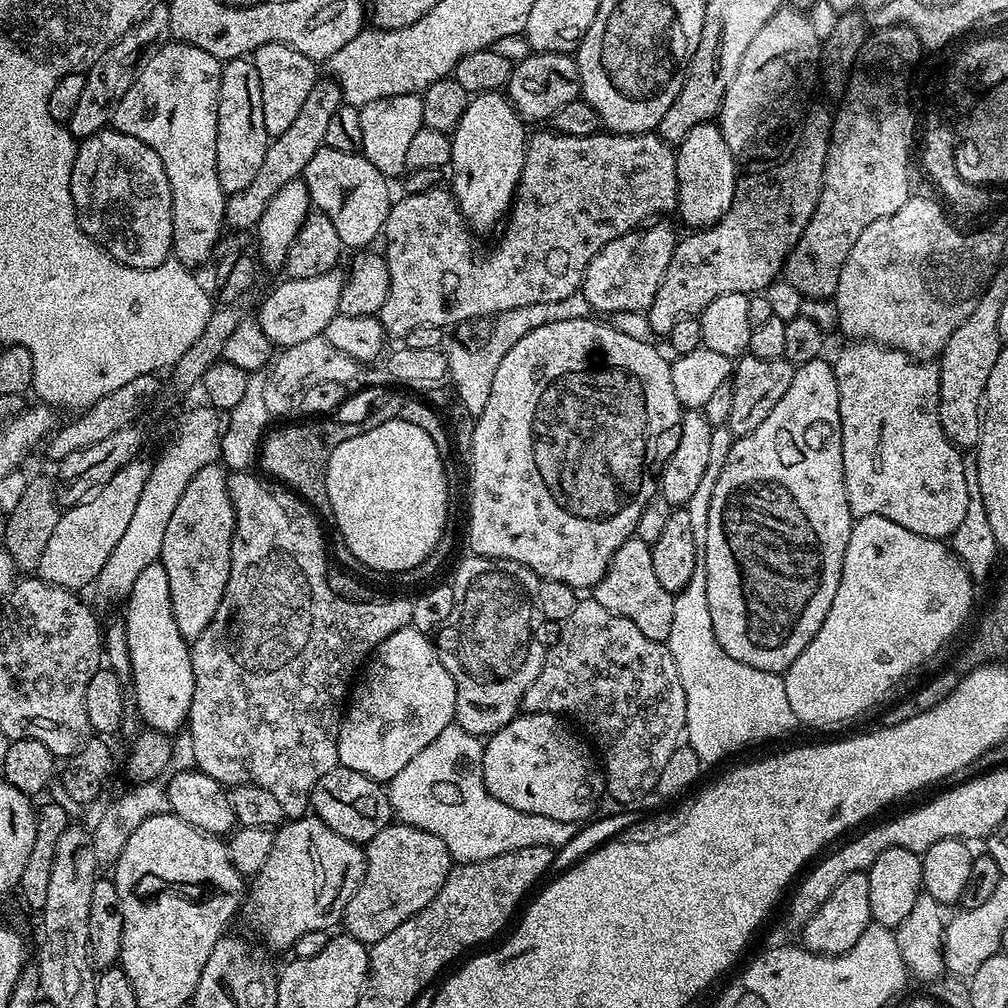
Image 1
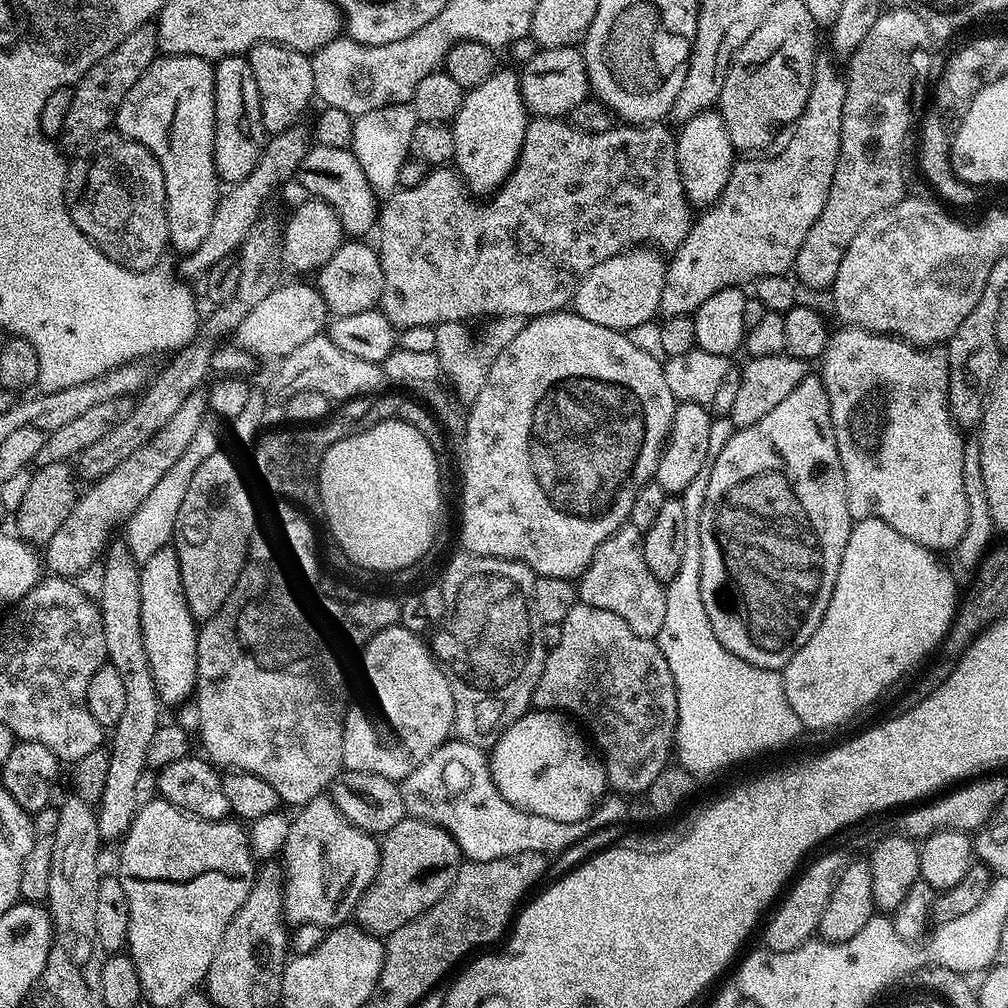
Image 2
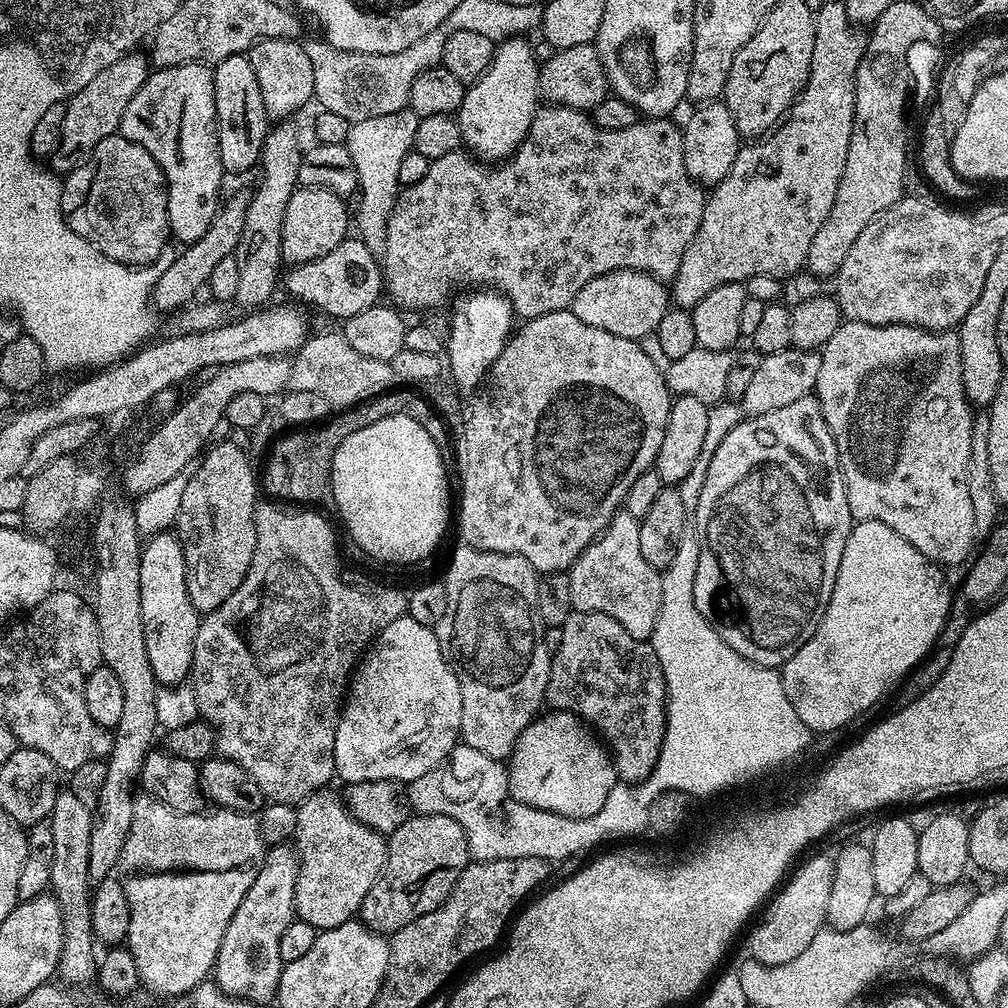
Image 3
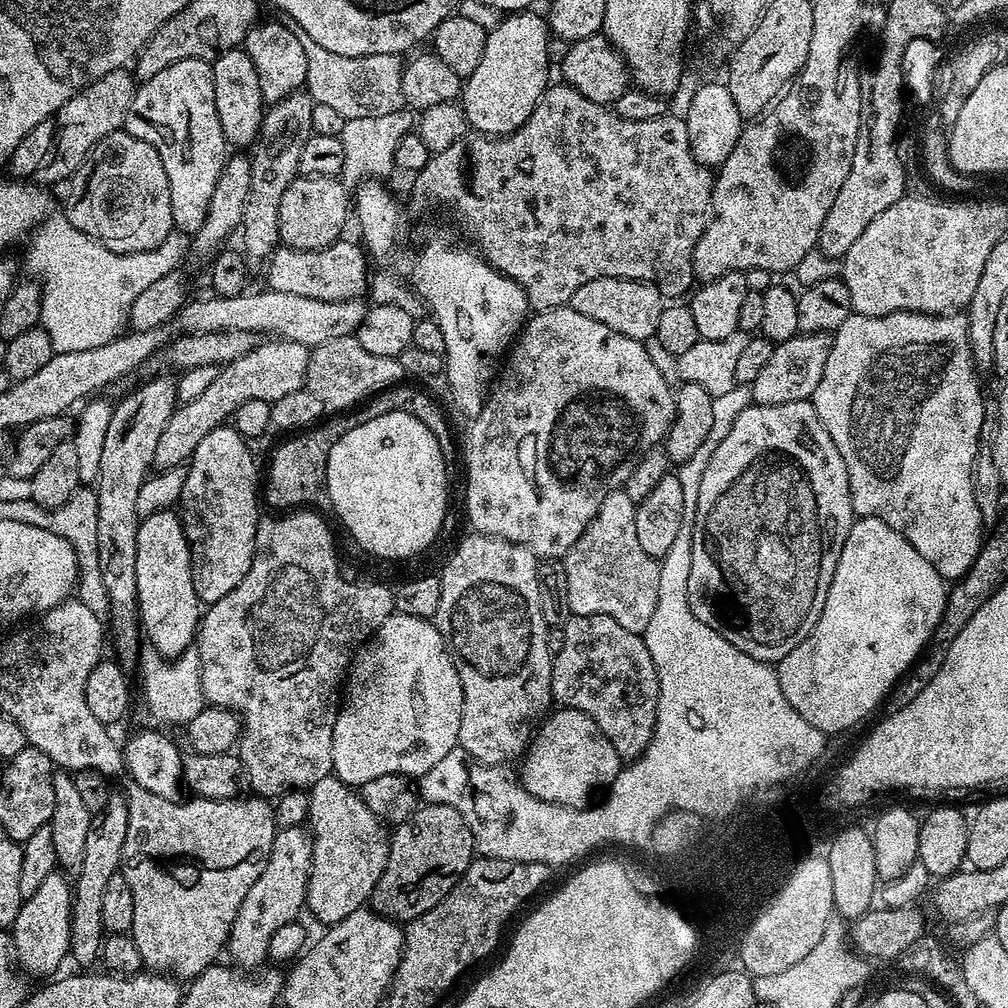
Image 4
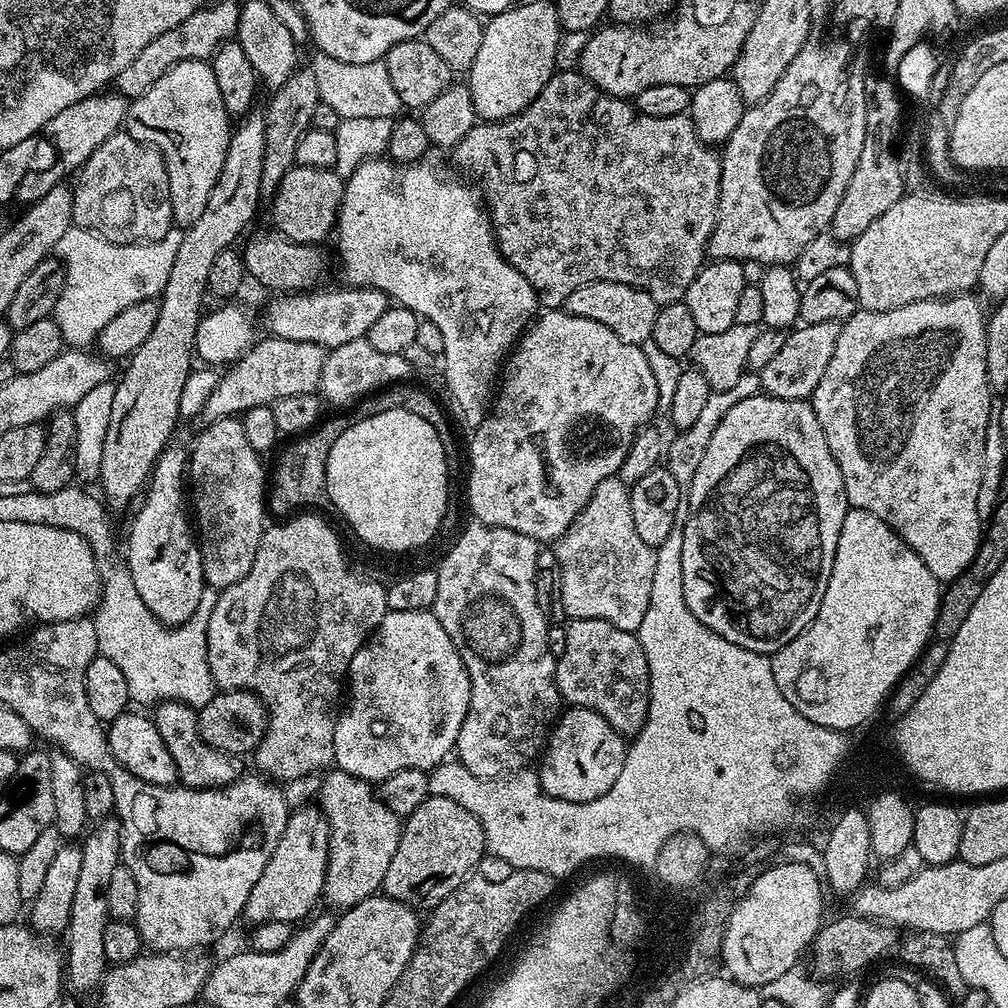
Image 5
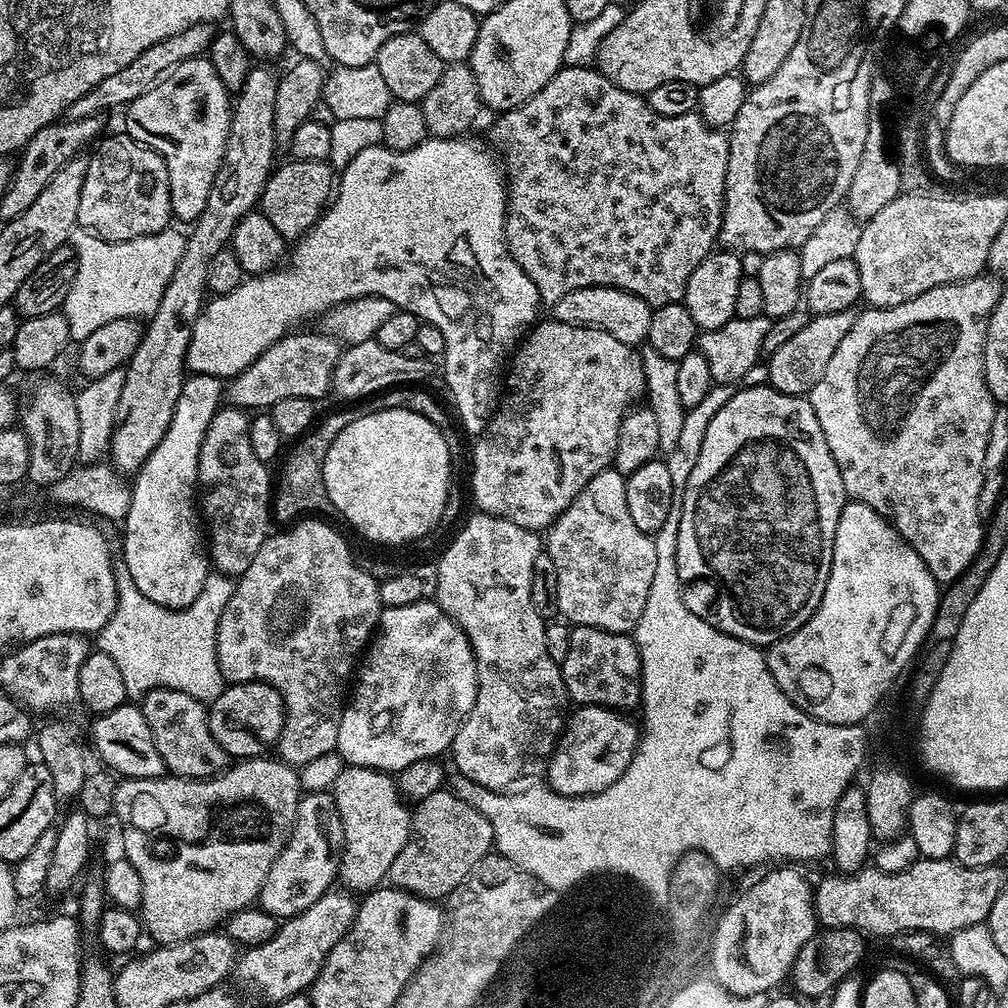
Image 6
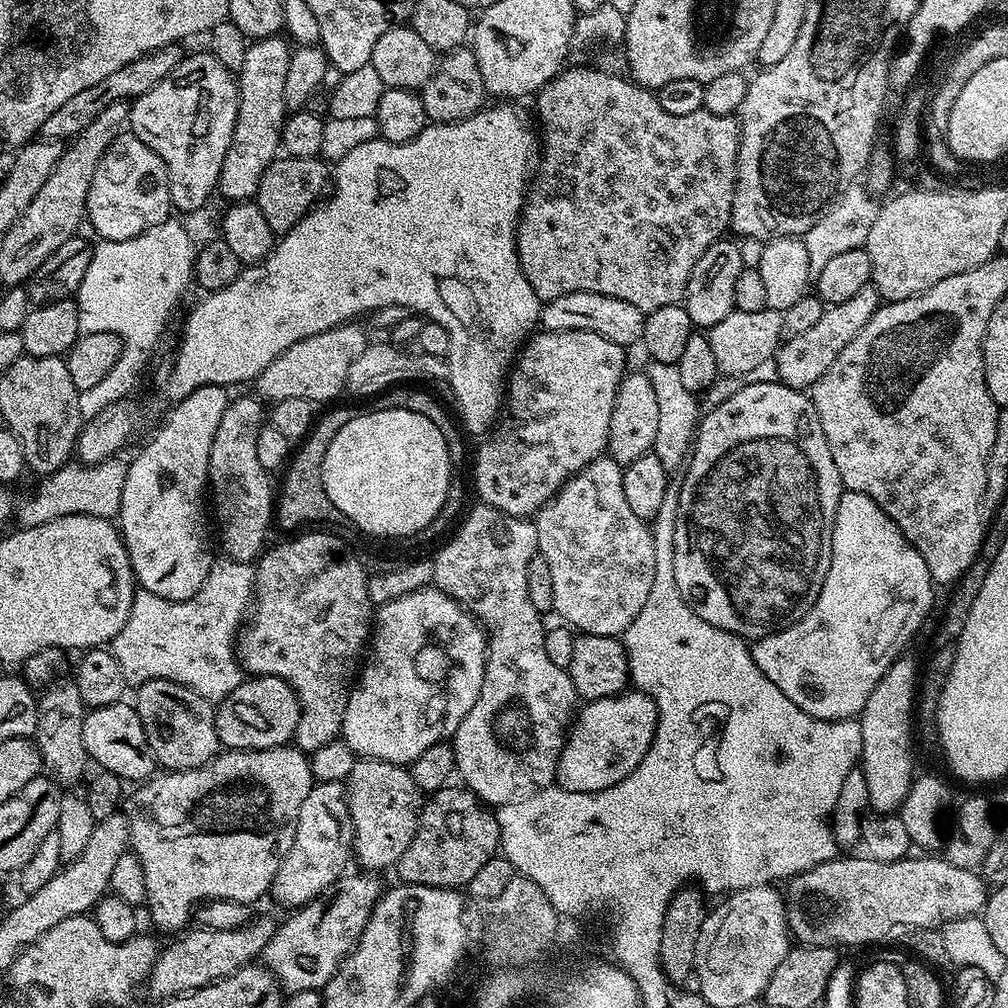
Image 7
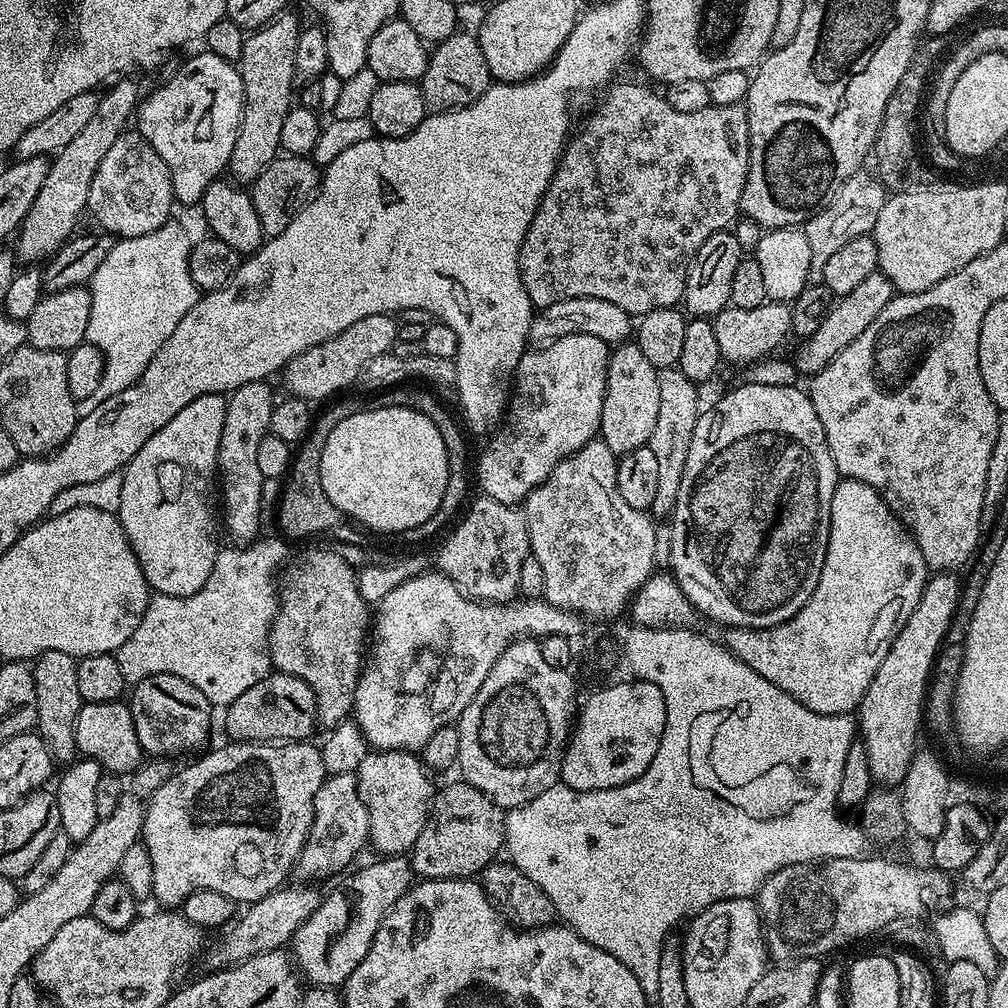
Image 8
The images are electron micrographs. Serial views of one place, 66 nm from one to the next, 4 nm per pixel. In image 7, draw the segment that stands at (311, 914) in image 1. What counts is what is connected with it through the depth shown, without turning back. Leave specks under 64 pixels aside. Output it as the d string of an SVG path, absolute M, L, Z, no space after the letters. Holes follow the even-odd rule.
M357 759L354 770L350 770L346 781L348 809L352 815L352 835L354 837L354 860L360 863L361 869L376 874L379 868L391 869L406 854L406 846L414 838L420 821L422 793L414 782L411 771L403 764L391 764L385 760Z

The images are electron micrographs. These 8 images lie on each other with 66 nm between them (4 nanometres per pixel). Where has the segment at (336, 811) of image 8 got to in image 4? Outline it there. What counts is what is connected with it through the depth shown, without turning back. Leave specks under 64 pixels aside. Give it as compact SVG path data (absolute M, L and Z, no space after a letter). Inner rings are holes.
M307 827L280 828L274 838L274 846L270 846L270 858L266 858L266 866L262 866L262 874L250 886L246 898L242 898L242 906L238 906L238 918L234 918L234 926L228 935L226 956L235 967L241 970L256 970L268 960L268 947L274 930L286 926L286 922L296 920L299 912L306 908L308 898L308 875L312 869L312 837Z

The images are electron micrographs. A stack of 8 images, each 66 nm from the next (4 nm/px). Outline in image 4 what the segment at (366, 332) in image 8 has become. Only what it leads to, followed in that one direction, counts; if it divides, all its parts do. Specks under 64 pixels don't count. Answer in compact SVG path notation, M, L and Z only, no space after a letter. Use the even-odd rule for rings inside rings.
M268 338L257 343L242 358L234 358L229 364L217 371L214 382L194 398L194 402L180 404L173 412L170 422L166 422L166 430L162 430L162 438L158 438L158 448L154 450L153 465L160 468L176 468L180 463L191 461L194 450L198 450L198 442L210 434L210 430L221 427L231 421L232 416L242 406L242 402L266 402L272 404L285 394L304 387L308 354L310 348L302 342L283 338Z

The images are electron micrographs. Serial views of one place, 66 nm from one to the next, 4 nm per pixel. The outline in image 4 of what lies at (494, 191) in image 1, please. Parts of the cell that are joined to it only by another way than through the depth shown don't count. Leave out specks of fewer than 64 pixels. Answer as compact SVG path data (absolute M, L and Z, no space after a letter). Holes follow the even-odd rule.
M536 10L505 15L489 31L482 59L462 84L462 107L473 133L508 136L534 114L534 106L550 83L548 40L548 21Z

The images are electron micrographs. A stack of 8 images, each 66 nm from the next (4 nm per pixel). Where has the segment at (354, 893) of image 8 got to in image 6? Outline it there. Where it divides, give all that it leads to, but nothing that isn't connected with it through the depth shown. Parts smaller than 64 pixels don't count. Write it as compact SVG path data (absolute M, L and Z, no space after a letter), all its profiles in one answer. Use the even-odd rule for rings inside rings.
M329 890L314 906L297 916L287 917L277 927L274 938L262 946L243 951L236 962L234 980L252 992L261 992L269 1002L290 998L290 994L308 992L318 978L330 950L350 930L356 917L357 901L347 891Z

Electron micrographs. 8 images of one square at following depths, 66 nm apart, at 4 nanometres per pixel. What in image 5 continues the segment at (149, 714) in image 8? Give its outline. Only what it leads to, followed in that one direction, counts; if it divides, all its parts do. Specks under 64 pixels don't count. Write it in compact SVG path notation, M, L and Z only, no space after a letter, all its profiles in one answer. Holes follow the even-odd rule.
M164 700L155 705L154 723L158 734L162 734L162 742L166 742L166 750L170 750L170 758L174 758L176 779L186 788L221 788L245 775L244 760L230 754L226 750L218 750L210 746L200 737L197 709L177 700Z

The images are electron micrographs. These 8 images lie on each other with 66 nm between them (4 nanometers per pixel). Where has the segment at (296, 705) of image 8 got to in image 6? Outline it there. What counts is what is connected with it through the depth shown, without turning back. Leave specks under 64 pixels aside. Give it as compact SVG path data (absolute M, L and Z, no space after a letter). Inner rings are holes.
M252 680L248 684L229 683L222 694L218 694L218 698L214 698L208 705L208 725L210 726L210 734L214 734L214 742L218 742L218 746L222 746L222 750L228 752L232 758L251 758L254 756L263 756L275 745L276 739L282 734L284 729L284 699L282 694L278 694L278 690L274 690L274 686L263 684L257 680Z

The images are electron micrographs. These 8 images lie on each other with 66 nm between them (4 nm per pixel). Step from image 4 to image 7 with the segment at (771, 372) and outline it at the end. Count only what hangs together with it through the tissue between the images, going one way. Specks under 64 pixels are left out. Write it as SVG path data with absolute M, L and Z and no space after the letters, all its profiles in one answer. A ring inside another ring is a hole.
M871 286L858 290L854 298L846 298L846 302L829 304L824 309L822 318L810 326L810 330L802 330L802 334L788 336L776 350L775 360L777 362L776 380L779 383L799 388L801 390L810 390L834 366L834 358L846 350L846 346L854 339L854 334L870 322L870 318L876 313L882 301L878 290Z

